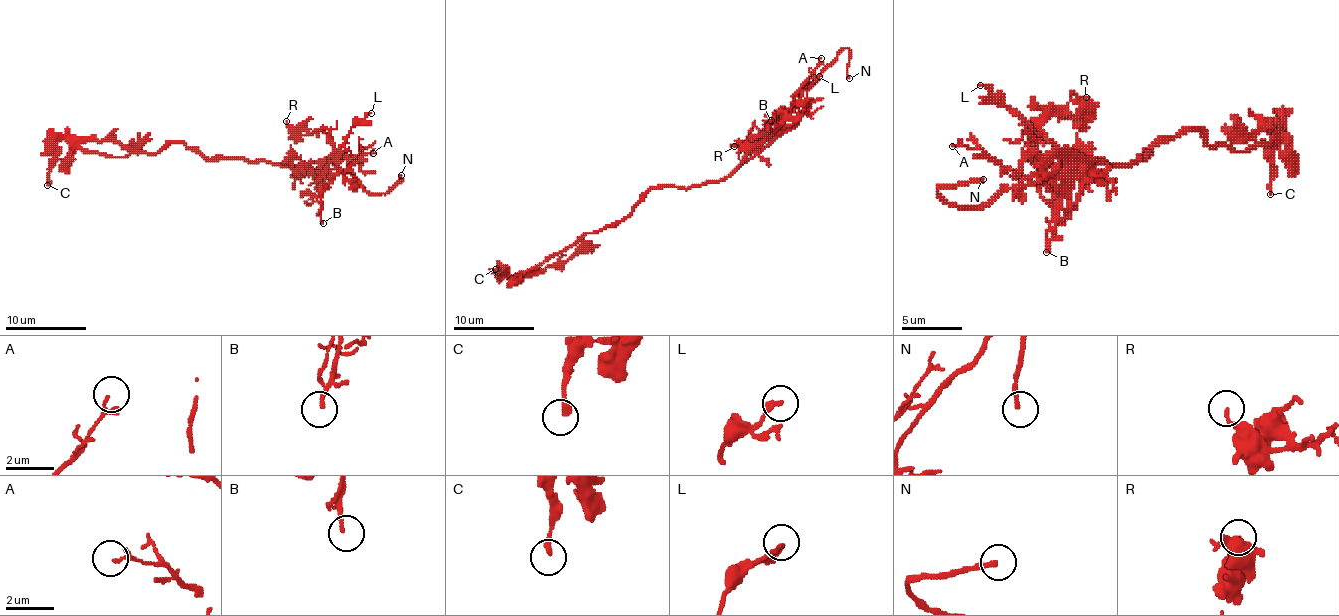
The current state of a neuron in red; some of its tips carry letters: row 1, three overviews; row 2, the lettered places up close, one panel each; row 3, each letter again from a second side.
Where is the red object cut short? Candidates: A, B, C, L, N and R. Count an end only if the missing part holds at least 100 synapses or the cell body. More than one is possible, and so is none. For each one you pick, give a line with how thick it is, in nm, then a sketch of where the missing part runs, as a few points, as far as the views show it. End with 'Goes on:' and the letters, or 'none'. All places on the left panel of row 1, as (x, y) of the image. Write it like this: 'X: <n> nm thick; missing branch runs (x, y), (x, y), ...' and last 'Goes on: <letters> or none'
N: 190 nm thick; missing branch runs (401, 175), (405, 179), (397, 171), (373, 161), (351, 167)
Goes on: N

